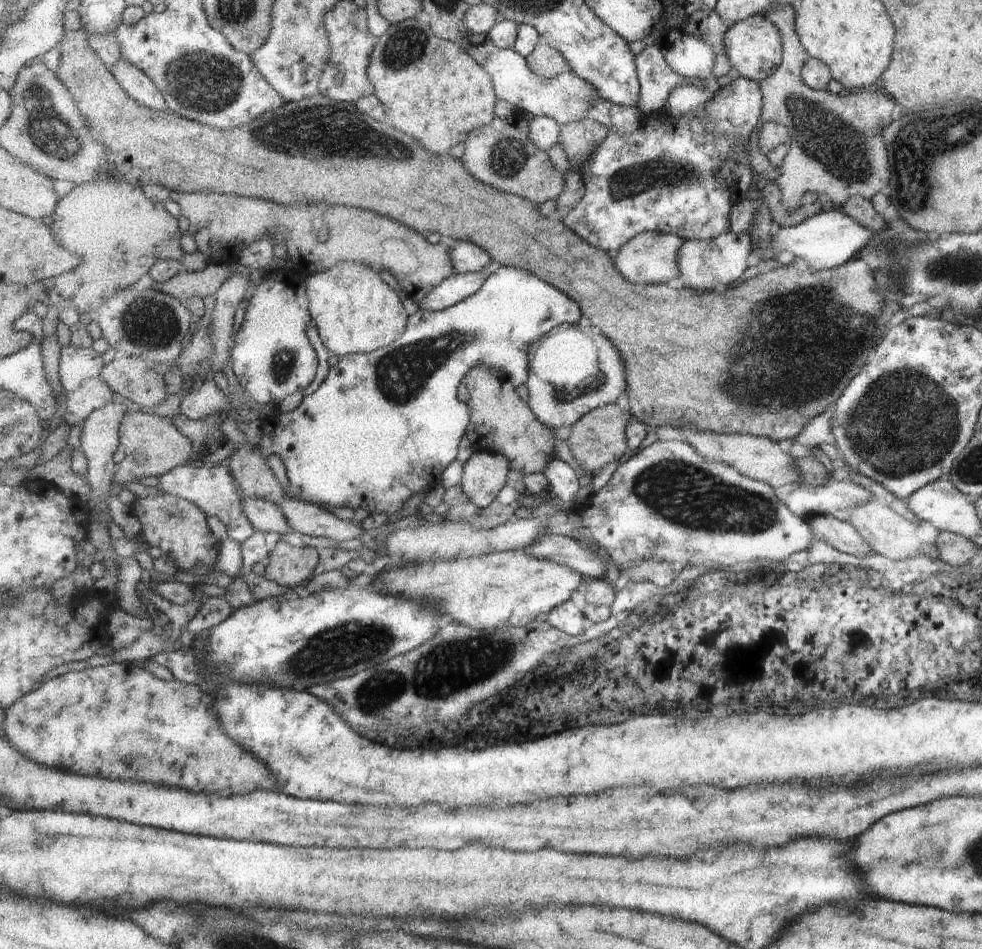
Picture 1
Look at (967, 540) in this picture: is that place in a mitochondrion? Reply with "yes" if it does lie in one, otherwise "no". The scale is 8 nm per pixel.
no

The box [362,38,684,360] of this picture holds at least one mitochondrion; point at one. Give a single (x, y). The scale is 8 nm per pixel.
(508, 156)

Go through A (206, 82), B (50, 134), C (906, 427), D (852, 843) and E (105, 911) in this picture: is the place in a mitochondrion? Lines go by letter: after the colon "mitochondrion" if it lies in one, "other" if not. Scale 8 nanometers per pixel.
A: mitochondrion
B: mitochondrion
C: mitochondrion
D: other
E: other

